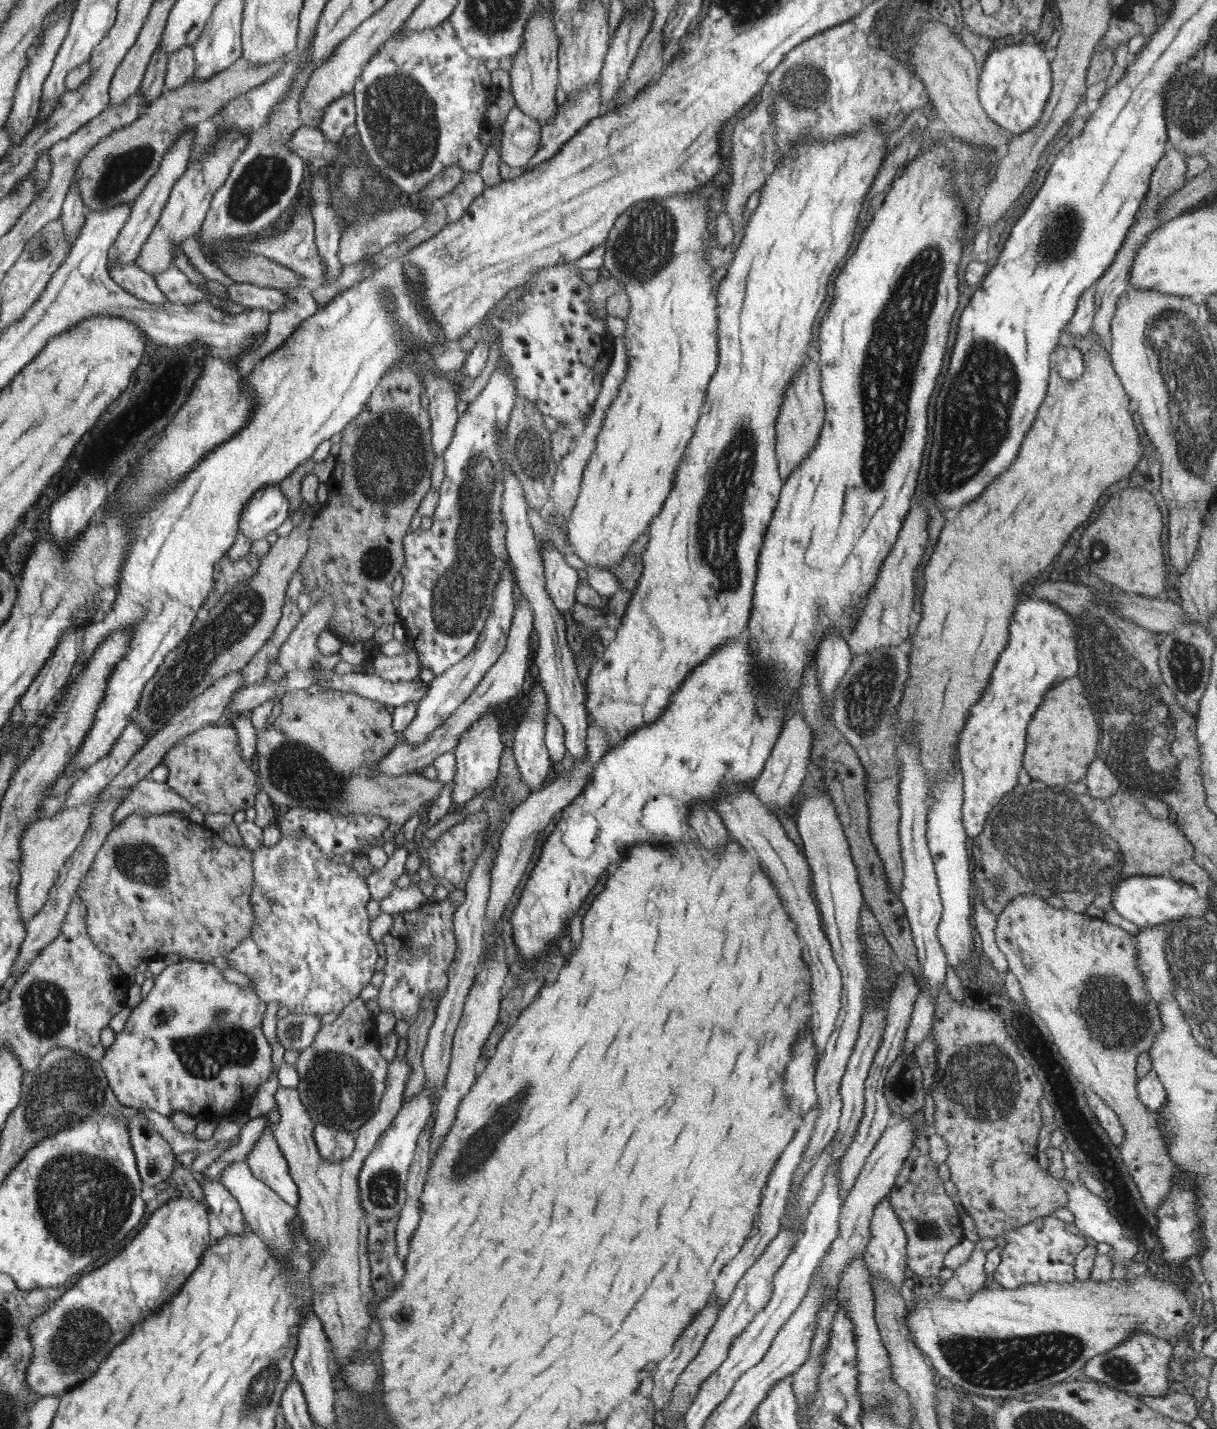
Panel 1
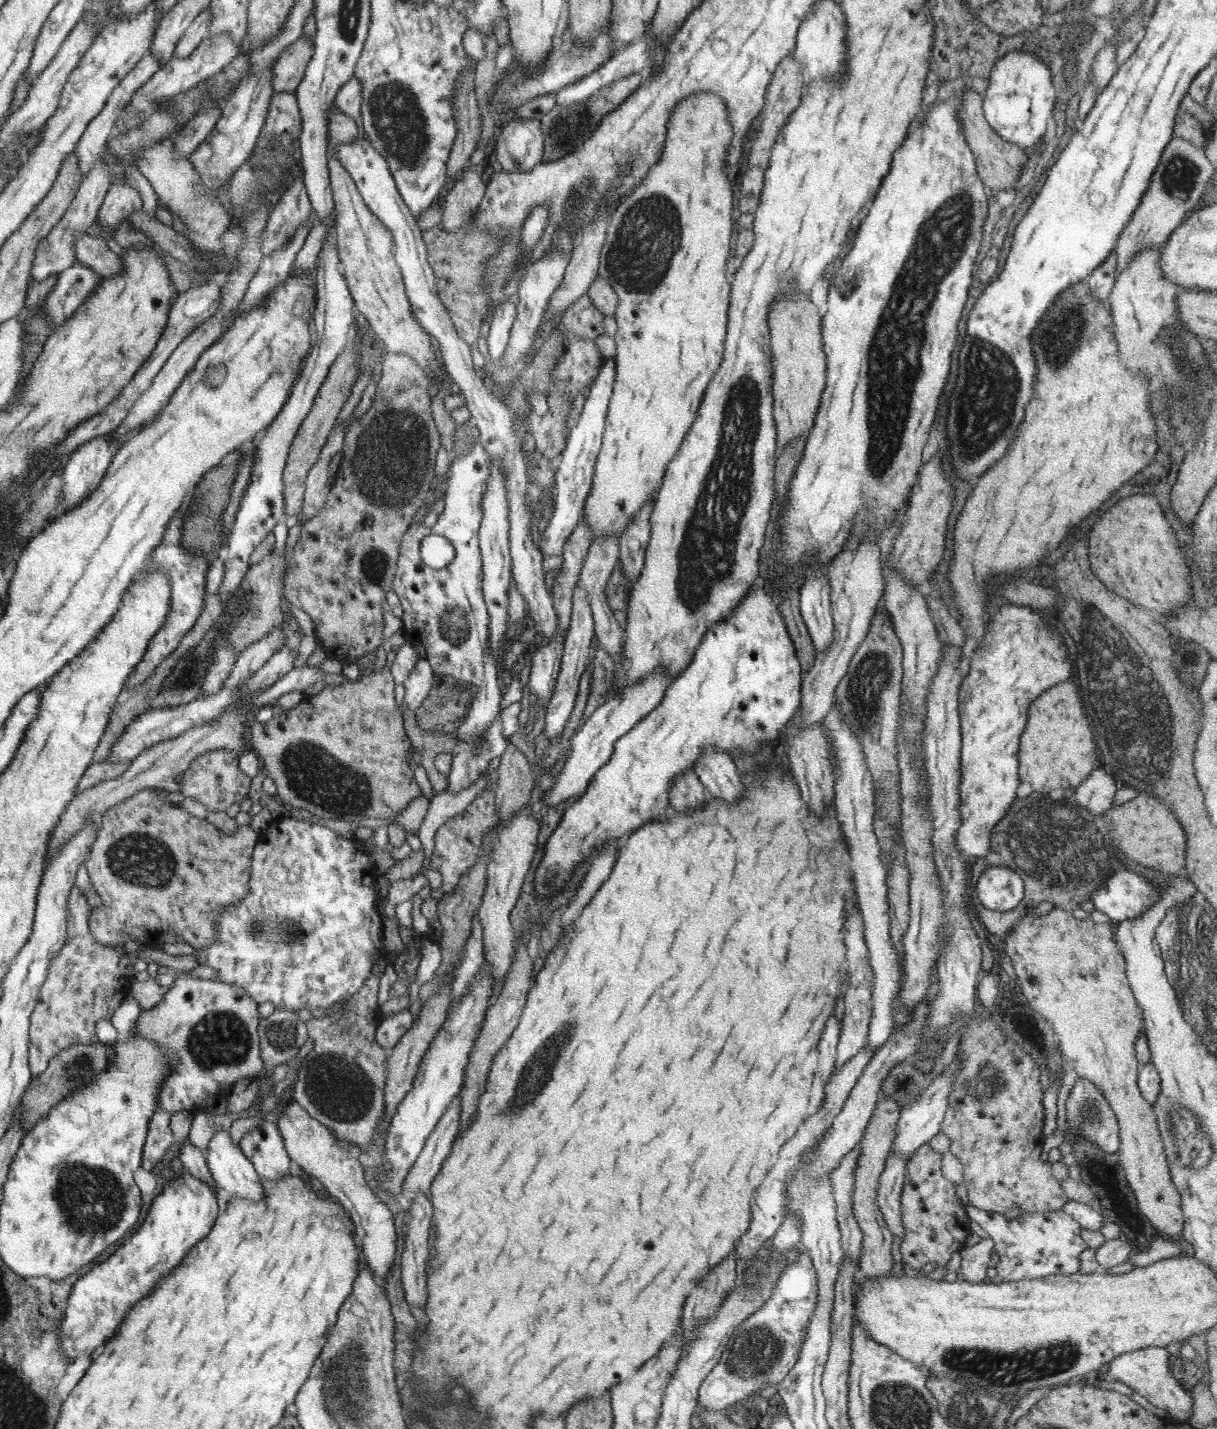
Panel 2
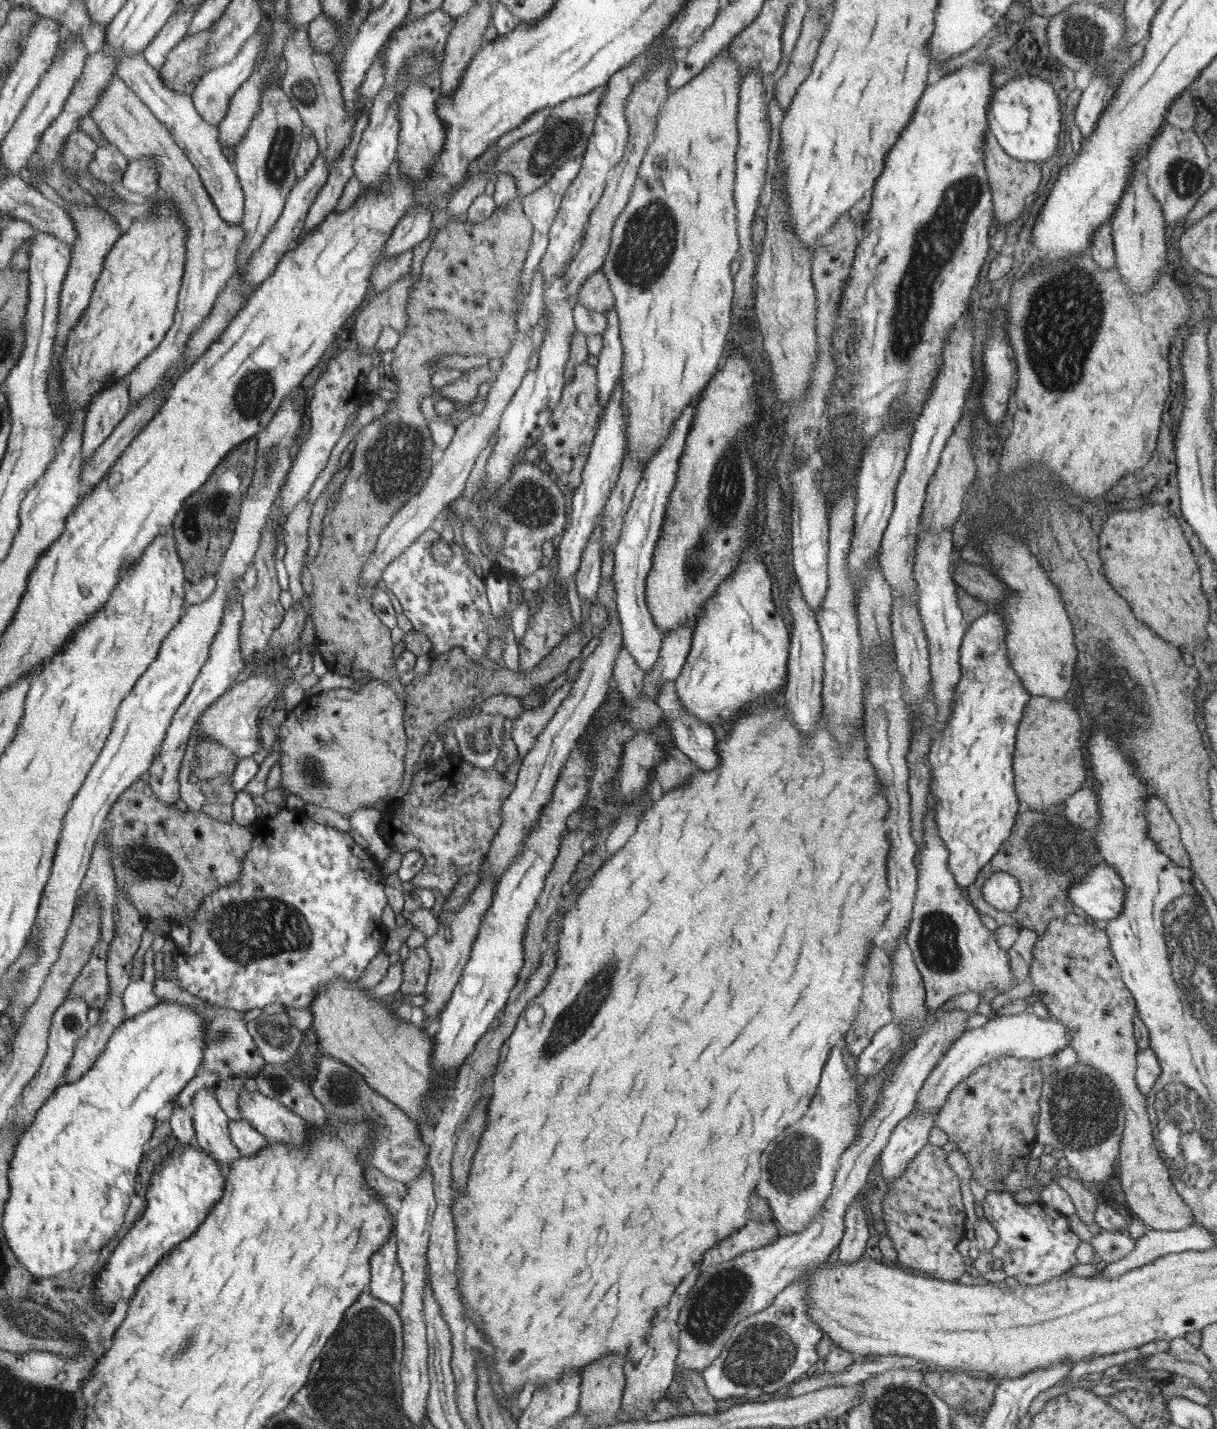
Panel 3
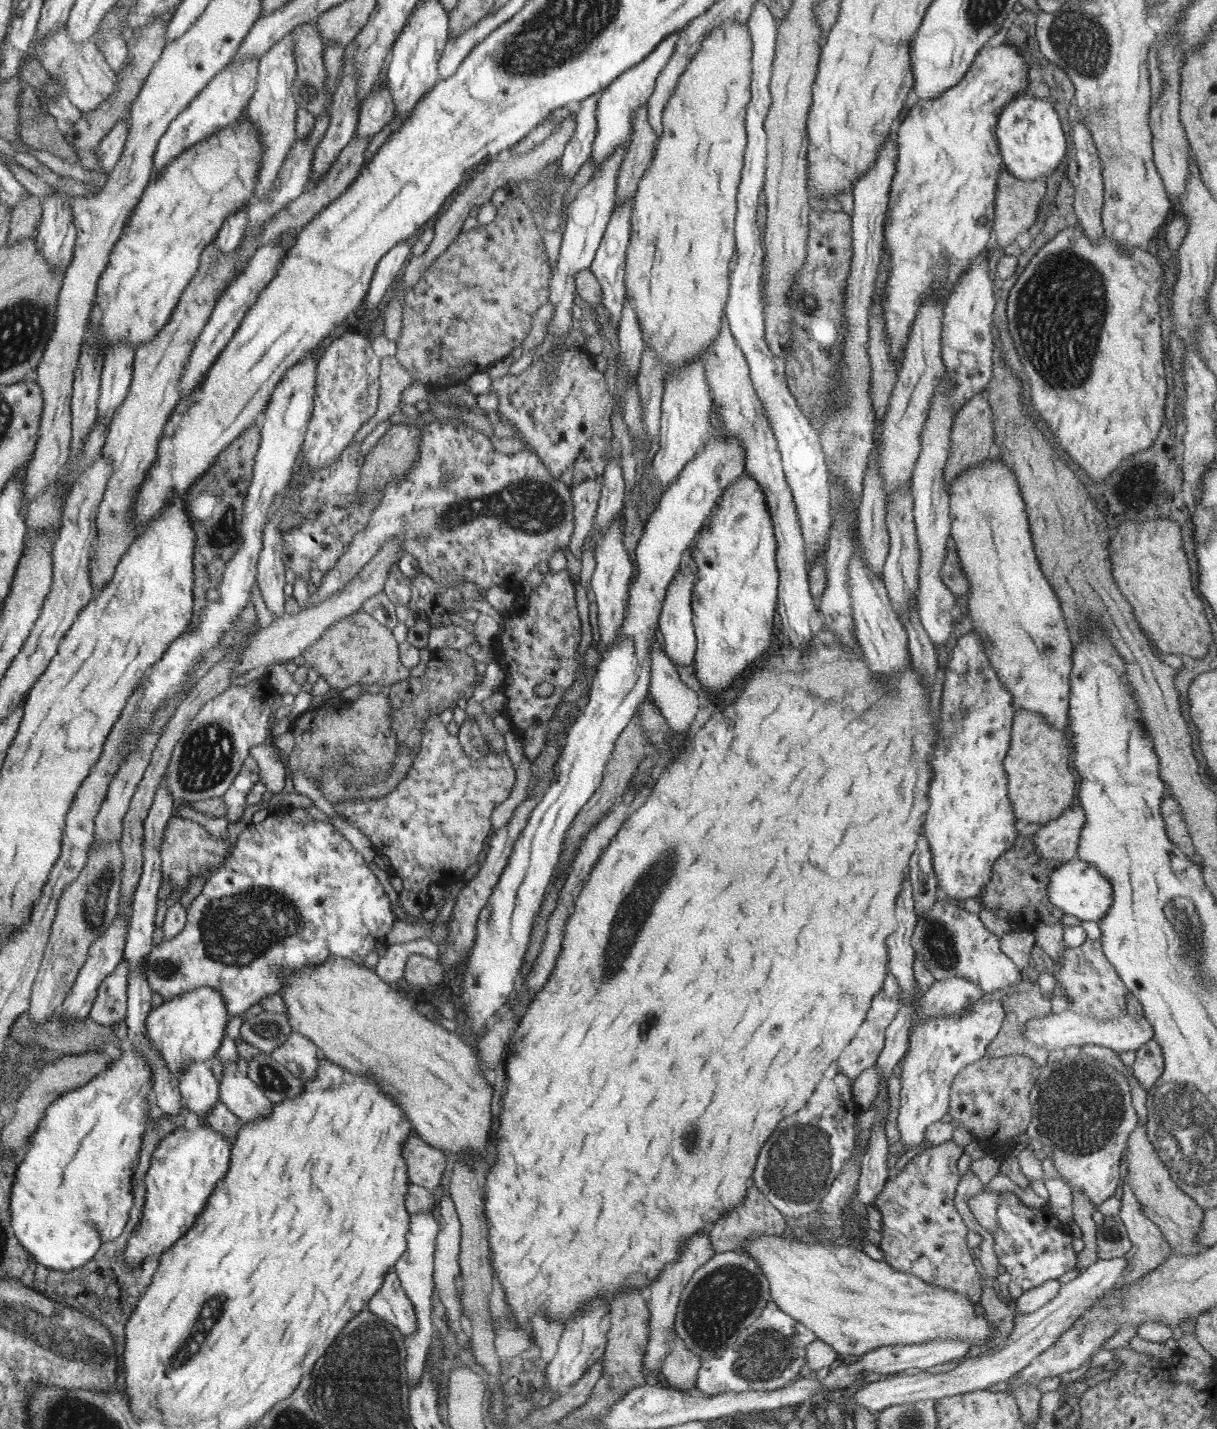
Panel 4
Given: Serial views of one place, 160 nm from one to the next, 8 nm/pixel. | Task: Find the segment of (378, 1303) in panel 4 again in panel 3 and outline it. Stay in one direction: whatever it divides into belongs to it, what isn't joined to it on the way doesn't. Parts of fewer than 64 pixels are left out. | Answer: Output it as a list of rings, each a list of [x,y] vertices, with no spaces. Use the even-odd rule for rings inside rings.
[[[393,1231],[388,1239],[371,1256],[369,1294],[380,1301],[392,1304],[399,1310],[402,1295],[402,1270],[396,1259],[396,1238]]]

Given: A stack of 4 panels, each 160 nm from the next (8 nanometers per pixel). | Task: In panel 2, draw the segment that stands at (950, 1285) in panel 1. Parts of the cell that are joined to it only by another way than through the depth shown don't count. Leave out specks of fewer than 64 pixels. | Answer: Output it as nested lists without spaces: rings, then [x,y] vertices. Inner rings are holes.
[[[989,1237],[961,1250],[964,1260],[960,1262],[960,1272],[964,1281],[971,1283],[987,1281],[986,1263],[989,1262],[989,1255],[993,1250],[994,1244]]]

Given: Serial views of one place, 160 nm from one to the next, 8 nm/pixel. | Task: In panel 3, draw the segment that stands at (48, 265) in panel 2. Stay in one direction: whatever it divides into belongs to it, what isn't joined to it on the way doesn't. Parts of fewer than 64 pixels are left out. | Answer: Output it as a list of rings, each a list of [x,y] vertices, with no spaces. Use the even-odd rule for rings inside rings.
[[[106,142],[103,146],[97,147],[92,155],[93,158],[88,162],[86,169],[95,180],[102,182],[103,186],[120,180],[128,161],[115,146]]]

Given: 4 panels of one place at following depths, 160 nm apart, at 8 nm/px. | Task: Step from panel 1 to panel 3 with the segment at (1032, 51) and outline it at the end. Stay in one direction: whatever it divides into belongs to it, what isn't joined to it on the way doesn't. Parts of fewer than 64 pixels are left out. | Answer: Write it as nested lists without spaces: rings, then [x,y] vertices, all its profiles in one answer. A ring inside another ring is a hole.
[[[1023,74],[1009,80],[1002,88],[997,88],[990,96],[987,107],[987,130],[996,138],[998,145],[1009,155],[1023,162],[1039,164],[1049,158],[1057,148],[1057,134],[1061,128],[1057,96],[1049,82],[1043,82],[1035,76]]]

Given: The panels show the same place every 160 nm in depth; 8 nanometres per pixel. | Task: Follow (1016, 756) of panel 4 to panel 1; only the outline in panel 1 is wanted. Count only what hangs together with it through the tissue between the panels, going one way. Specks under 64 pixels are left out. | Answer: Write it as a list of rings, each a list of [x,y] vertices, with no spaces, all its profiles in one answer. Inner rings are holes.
[[[1075,674],[1075,676],[1063,679],[1043,695],[1042,701],[1027,723],[1025,735],[1022,767],[1031,776],[1031,780],[1035,778],[1048,787],[1055,787],[1063,786],[1067,782],[1075,783],[1077,780],[1083,780],[1086,775],[1088,764],[1095,758],[1100,728],[1097,726],[1098,718],[1091,712],[1086,694],[1083,692],[1081,679]]]

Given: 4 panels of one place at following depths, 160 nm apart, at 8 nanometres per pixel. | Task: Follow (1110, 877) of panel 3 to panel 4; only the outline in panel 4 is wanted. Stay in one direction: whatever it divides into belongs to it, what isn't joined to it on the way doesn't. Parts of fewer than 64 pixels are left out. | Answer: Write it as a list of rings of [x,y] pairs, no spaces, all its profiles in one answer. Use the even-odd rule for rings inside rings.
[[[1082,860],[1061,862],[1050,872],[1046,888],[1048,901],[1064,914],[1071,914],[1080,921],[1098,922],[1105,916],[1112,903],[1112,888],[1109,881],[1092,864]]]

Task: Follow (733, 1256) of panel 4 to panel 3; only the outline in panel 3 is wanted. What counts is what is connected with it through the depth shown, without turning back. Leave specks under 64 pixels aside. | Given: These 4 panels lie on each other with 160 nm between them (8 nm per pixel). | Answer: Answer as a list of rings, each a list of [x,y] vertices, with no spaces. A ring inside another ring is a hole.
[[[943,1010],[941,1014],[937,1014],[937,1018],[933,1018],[934,1024],[925,1026],[925,1030],[913,1042],[913,1048],[907,1050],[903,1060],[896,1064],[889,1083],[882,1089],[876,1103],[878,1108],[871,1110],[860,1127],[859,1139],[852,1141],[841,1153],[839,1168],[836,1170],[829,1196],[822,1206],[822,1212],[814,1216],[801,1232],[783,1232],[765,1246],[744,1252],[729,1262],[714,1264],[709,1268],[709,1282],[705,1272],[697,1278],[677,1317],[679,1336],[676,1367],[702,1374],[722,1352],[734,1326],[740,1320],[767,1308],[775,1295],[792,1280],[806,1274],[810,1266],[826,1260],[843,1234],[845,1211],[859,1189],[867,1182],[867,1174],[883,1146],[887,1144],[889,1133],[900,1120],[912,1112],[917,1092],[921,1090],[935,1063],[940,1061],[943,1049],[949,1047],[954,1042],[953,1039],[967,1028],[967,1016],[968,1013],[963,1010]]]

